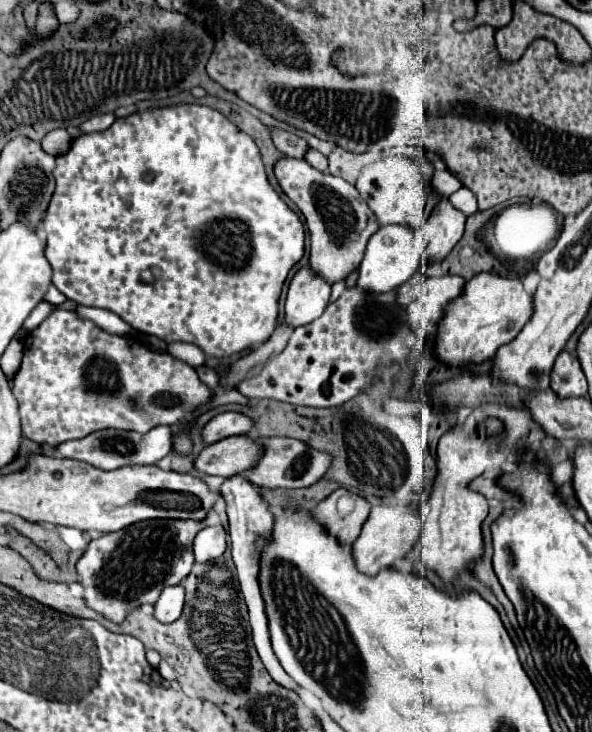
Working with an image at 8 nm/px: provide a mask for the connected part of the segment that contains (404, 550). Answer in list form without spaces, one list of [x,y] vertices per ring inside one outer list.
[[[374,506],[366,524],[362,526],[360,536],[350,546],[356,568],[366,576],[376,576],[384,568],[394,568],[396,560],[408,556],[408,552],[414,548],[420,536],[420,528],[422,522],[414,512],[414,506],[390,506],[390,510],[386,510],[386,506]]]

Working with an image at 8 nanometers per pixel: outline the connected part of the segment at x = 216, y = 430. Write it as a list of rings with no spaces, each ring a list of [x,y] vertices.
[[[224,412],[214,416],[204,428],[202,428],[202,440],[204,444],[214,444],[218,440],[230,438],[230,436],[242,436],[250,432],[250,418],[244,414],[232,414]]]

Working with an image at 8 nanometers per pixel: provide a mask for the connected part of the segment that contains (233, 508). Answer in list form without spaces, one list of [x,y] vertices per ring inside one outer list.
[[[236,474],[232,478],[226,478],[220,486],[220,494],[226,502],[226,512],[228,512],[228,518],[230,518],[230,540],[232,540],[232,560],[236,564],[236,570],[238,570],[238,582],[240,582],[240,590],[242,590],[242,596],[246,600],[246,606],[248,606],[248,614],[250,614],[250,626],[252,626],[252,640],[254,640],[254,646],[268,670],[268,674],[272,676],[272,680],[288,690],[294,690],[294,692],[300,692],[298,690],[298,684],[280,668],[280,662],[272,650],[272,644],[270,644],[270,630],[268,630],[268,616],[266,616],[266,610],[264,610],[264,598],[262,598],[262,592],[260,592],[260,582],[258,582],[258,574],[260,574],[260,550],[258,550],[258,540],[264,538],[264,540],[270,540],[272,536],[272,526],[274,526],[274,514],[270,512],[268,504],[262,500],[260,496],[260,490],[254,488],[248,480],[244,480],[244,476]]]

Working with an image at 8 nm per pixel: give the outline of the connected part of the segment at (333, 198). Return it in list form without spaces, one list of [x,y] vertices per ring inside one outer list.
[[[280,158],[274,168],[282,192],[298,206],[306,218],[310,232],[310,268],[316,276],[322,276],[328,284],[346,280],[354,272],[364,256],[370,236],[380,228],[380,224],[370,216],[370,208],[362,204],[358,190],[342,178],[328,172],[316,172],[310,164],[296,158]]]

